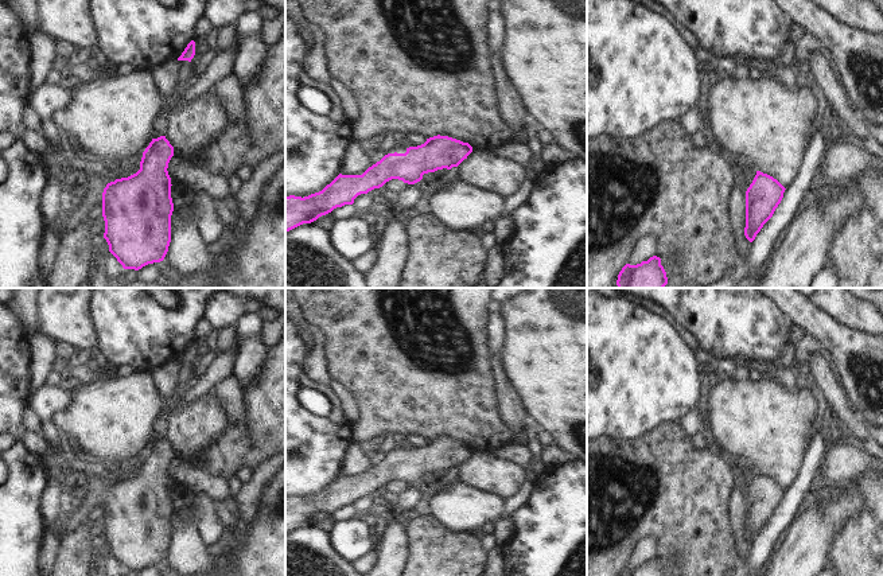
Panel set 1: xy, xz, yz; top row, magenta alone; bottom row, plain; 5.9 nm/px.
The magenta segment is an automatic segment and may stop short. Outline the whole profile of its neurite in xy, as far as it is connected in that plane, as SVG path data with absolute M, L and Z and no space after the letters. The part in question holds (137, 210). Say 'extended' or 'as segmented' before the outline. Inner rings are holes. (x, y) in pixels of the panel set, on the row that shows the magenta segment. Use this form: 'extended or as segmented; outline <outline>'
extended; outline M166 136L152 139L136 174L110 183L108 176L98 195L90 192L66 210L62 221L47 221L47 227L62 237L86 222L92 205L101 202L104 238L124 269L139 271L163 261L171 242L174 203L167 168L172 156L174 147Z

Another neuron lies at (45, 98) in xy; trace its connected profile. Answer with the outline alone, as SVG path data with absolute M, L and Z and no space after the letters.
M44 81L31 90L28 98L31 106L35 109L42 121L44 136L50 144L50 148L43 153L43 157L48 175L52 175L57 172L61 164L61 151L66 147L66 141L62 133L54 125L51 114L55 109L63 108L69 102L67 89L59 83Z

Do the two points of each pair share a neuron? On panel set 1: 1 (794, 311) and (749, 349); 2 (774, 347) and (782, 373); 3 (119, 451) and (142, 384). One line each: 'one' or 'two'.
1: two
2: two
3: one

